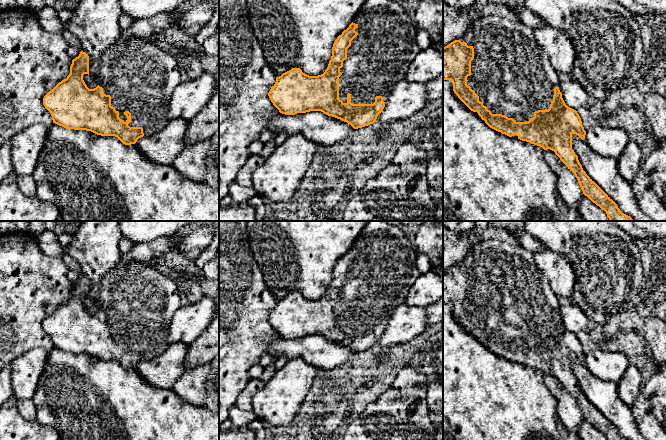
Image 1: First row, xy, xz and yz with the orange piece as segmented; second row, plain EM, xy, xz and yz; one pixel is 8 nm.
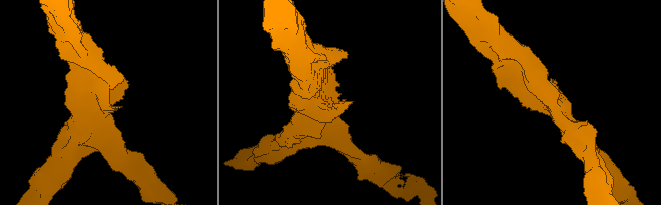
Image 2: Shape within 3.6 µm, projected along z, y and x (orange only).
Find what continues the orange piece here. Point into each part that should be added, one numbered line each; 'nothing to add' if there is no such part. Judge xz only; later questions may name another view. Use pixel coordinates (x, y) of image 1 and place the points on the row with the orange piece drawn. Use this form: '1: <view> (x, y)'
1: xz (378, 59)

